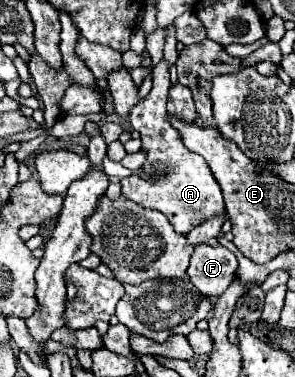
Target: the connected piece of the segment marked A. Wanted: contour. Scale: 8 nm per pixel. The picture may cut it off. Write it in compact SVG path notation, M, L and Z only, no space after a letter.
M161 60L153 68L151 76L153 76L151 92L149 92L149 96L145 100L141 100L131 110L129 120L131 120L133 130L137 130L141 134L143 150L147 154L147 162L143 164L143 170L153 174L149 170L149 162L165 162L169 166L169 174L167 174L167 178L157 178L155 182L141 180L139 176L123 178L121 180L123 190L121 192L129 200L133 200L133 202L137 202L137 204L141 204L145 208L155 208L155 210L163 212L177 232L187 234L189 230L199 226L205 218L211 218L213 214L225 212L223 194L221 194L221 188L219 188L217 180L213 178L207 162L199 154L187 150L185 144L179 138L179 134L175 130L171 130L169 122L165 122L165 114L167 114L165 102L167 102L167 92L169 92L169 86L171 86L169 64L165 60Z

